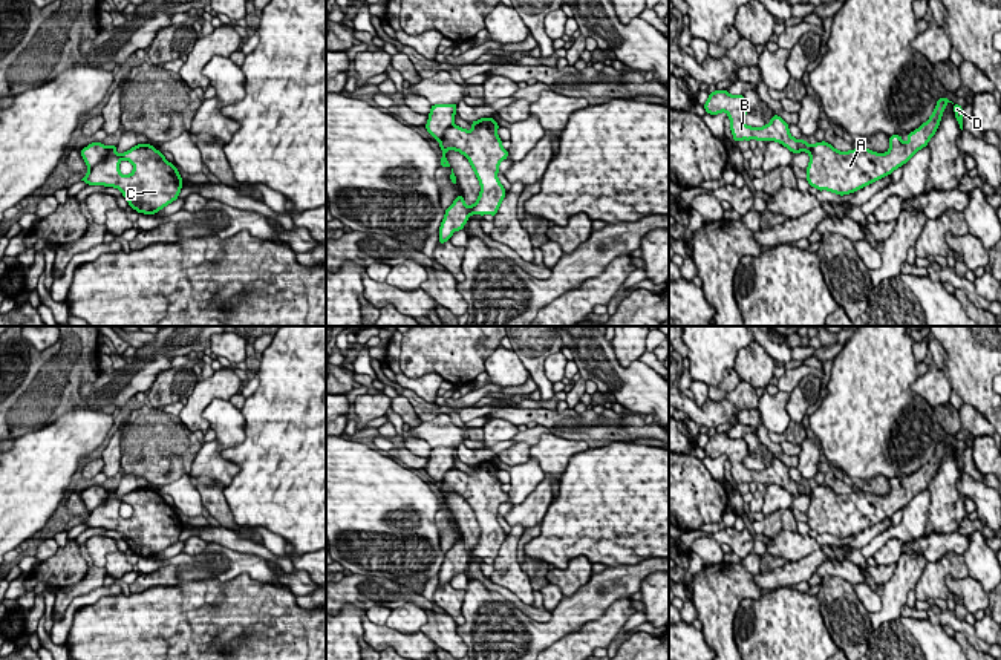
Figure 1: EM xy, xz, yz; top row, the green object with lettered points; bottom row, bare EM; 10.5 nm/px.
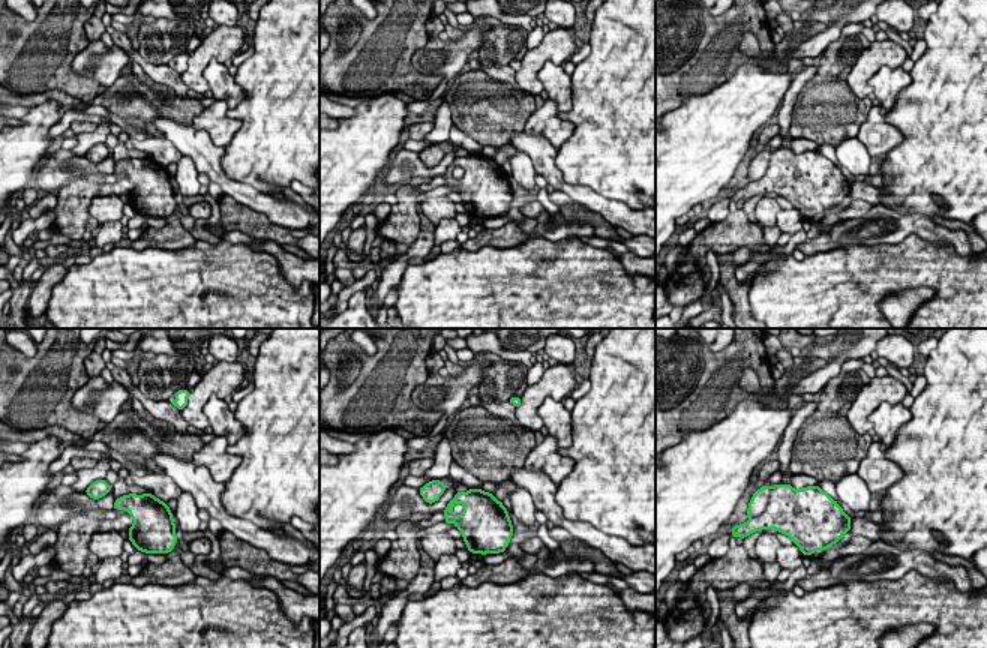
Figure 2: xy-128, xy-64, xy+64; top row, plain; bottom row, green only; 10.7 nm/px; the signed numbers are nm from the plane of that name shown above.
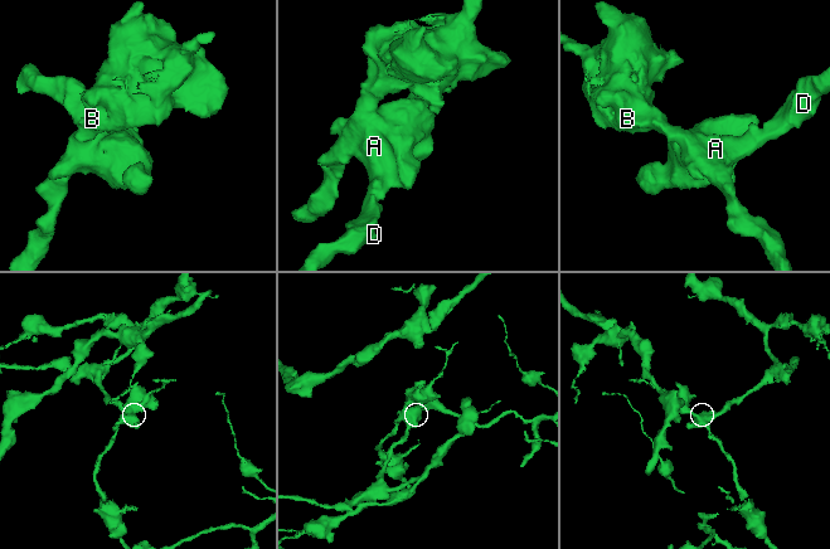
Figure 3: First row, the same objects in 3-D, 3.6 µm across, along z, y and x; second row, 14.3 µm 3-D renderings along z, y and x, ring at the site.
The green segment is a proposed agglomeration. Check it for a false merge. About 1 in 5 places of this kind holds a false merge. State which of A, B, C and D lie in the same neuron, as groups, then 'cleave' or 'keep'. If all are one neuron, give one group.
groups A C D / B; cleave

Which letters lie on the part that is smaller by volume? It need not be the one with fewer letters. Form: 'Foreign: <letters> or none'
Foreign: B

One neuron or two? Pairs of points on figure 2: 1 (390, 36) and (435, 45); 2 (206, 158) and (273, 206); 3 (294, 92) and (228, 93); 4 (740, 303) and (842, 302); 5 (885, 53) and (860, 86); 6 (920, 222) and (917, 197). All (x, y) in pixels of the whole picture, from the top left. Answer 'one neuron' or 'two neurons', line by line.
1: two neurons
2: one neuron
3: two neurons
4: two neurons
5: one neuron
6: two neurons

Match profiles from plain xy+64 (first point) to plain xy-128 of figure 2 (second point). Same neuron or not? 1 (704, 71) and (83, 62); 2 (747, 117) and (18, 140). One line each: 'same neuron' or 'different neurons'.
1: different neurons
2: same neuron

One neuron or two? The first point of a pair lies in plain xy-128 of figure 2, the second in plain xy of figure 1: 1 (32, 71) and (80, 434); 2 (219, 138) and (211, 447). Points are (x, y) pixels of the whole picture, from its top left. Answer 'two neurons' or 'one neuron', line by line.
1: two neurons
2: one neuron

